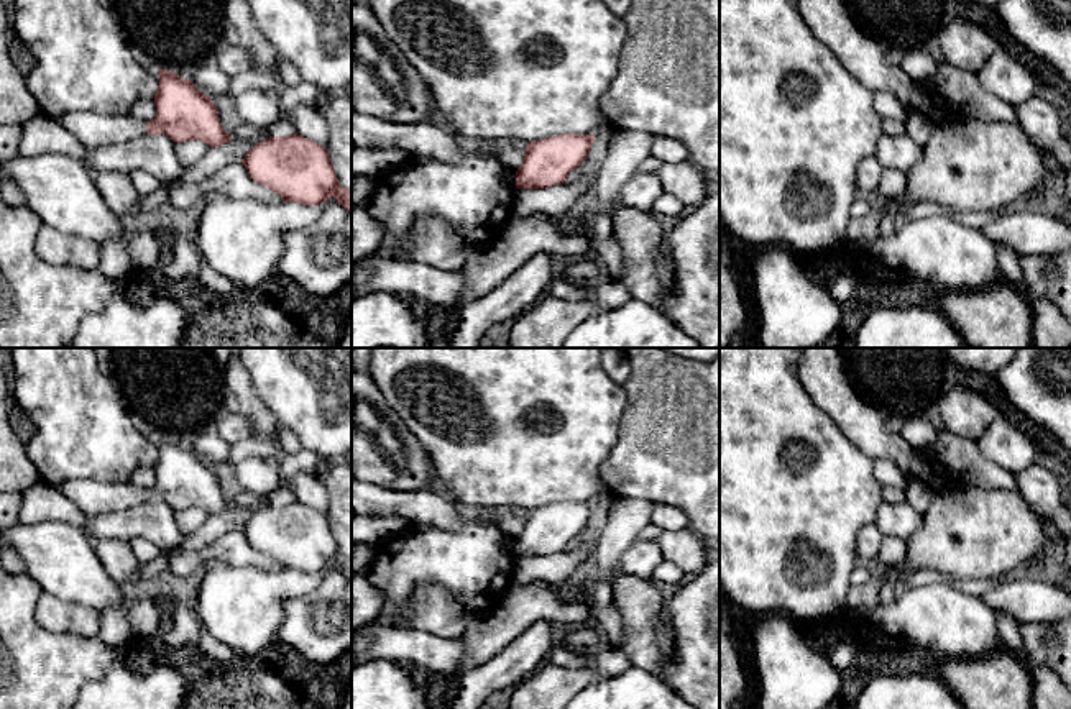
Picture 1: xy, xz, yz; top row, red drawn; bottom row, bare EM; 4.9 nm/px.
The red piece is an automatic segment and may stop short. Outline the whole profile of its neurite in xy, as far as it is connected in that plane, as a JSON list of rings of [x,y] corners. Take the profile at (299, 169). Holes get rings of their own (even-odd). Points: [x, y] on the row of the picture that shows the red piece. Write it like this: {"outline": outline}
{"outline": [[[302,135],[269,136],[256,143],[245,156],[241,164],[246,167],[251,179],[279,194],[284,202],[297,202],[304,205],[319,205],[330,197],[337,204],[352,212],[352,190],[338,184],[337,172],[329,151],[314,140]]]}

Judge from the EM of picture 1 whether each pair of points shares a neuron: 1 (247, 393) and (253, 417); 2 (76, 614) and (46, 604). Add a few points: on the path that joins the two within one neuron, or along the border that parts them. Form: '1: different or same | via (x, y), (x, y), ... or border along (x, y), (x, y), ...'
1: same | via (247, 399), (253, 411)
2: same | via (69, 614), (56, 614), (53, 611)

